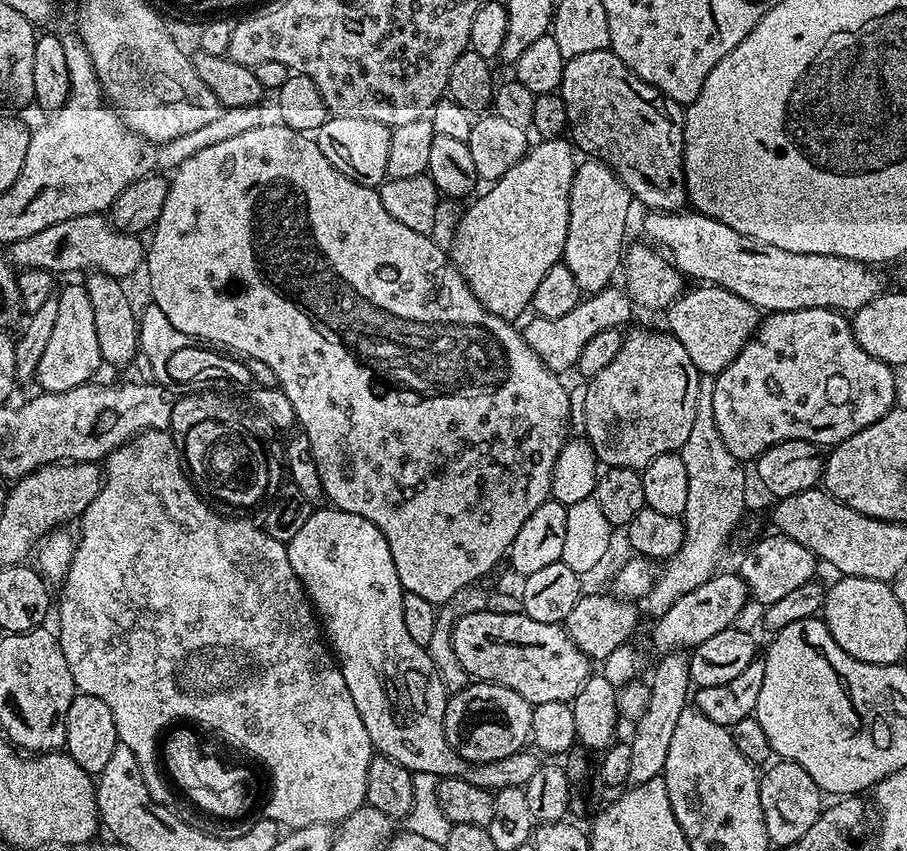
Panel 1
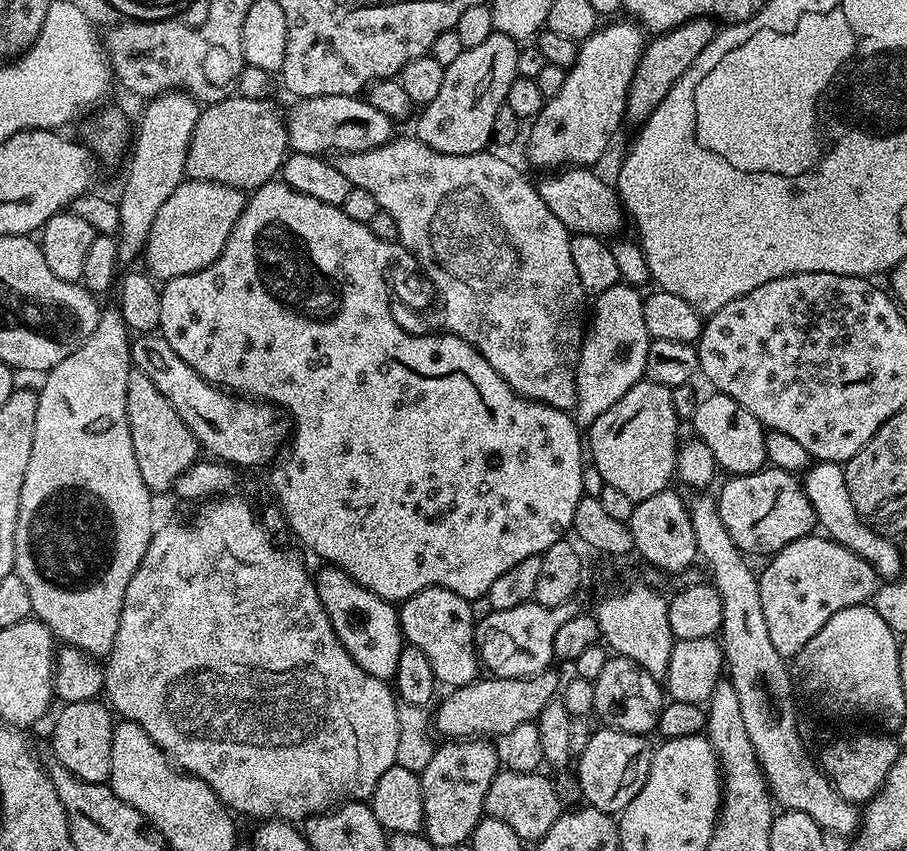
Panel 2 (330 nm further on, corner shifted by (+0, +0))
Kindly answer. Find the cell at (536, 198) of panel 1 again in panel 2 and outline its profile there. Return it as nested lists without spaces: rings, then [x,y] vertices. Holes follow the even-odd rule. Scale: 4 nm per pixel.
[[[623,18],[617,24],[608,24],[605,26],[597,27],[597,30],[593,36],[586,38],[579,45],[576,53],[576,63],[571,65],[567,69],[568,77],[565,84],[562,86],[562,90],[558,90],[558,94],[554,94],[554,98],[544,101],[543,110],[537,114],[536,119],[531,121],[529,130],[526,132],[526,140],[528,136],[528,160],[536,168],[548,168],[544,170],[559,170],[561,168],[567,168],[569,166],[596,166],[596,163],[604,156],[604,151],[608,148],[608,143],[612,140],[612,135],[620,128],[620,122],[625,121],[624,111],[626,110],[626,98],[628,97],[628,90],[630,88],[630,82],[634,78],[634,70],[638,66],[638,62],[642,58],[644,53],[644,46],[646,43],[646,33],[641,25],[633,22],[631,19]]]

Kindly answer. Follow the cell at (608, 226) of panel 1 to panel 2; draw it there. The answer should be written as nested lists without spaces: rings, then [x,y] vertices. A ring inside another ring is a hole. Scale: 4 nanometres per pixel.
[[[701,18],[688,20],[682,26],[669,32],[653,35],[645,43],[642,58],[634,70],[634,78],[630,82],[626,98],[625,117],[629,121],[632,119],[636,120],[635,122],[643,122],[650,114],[654,114],[654,110],[664,101],[666,94],[670,94],[674,82],[678,82],[678,78],[682,78],[682,74],[686,74],[686,70],[692,65],[694,58],[698,58],[698,54],[702,54],[702,50],[706,50],[706,46],[716,36],[717,31],[717,21],[711,18]]]

